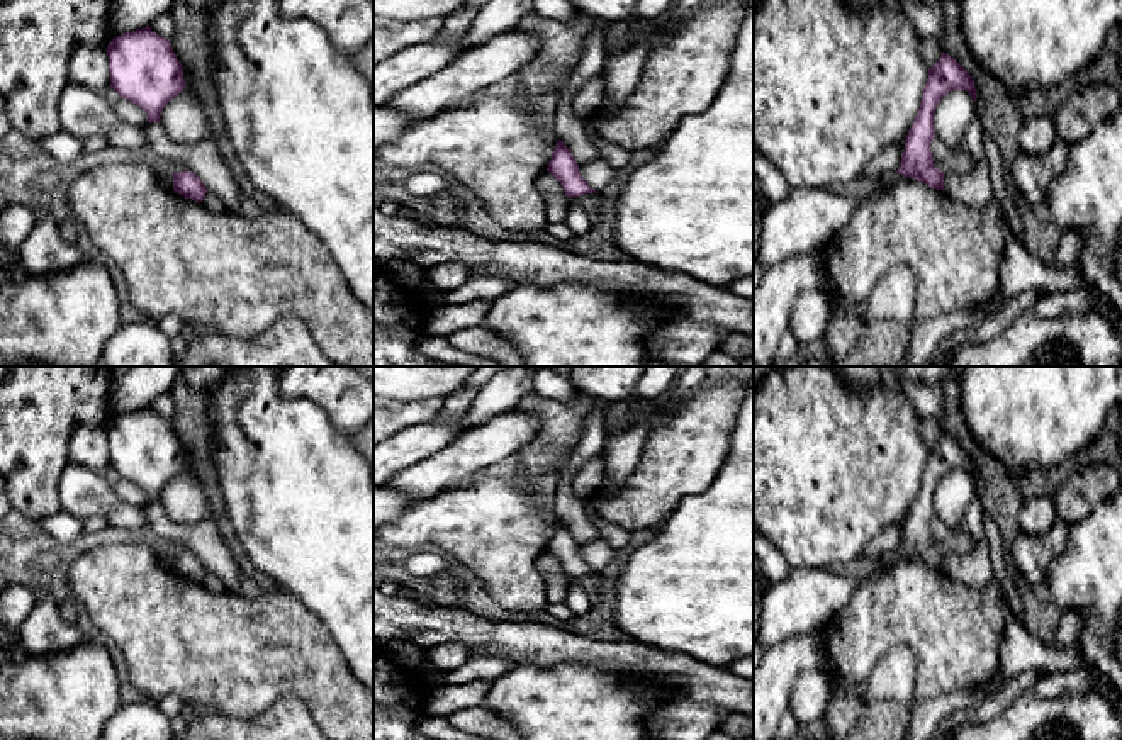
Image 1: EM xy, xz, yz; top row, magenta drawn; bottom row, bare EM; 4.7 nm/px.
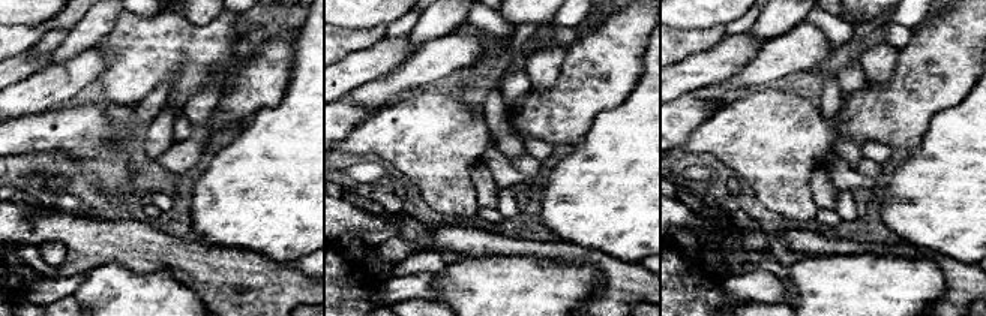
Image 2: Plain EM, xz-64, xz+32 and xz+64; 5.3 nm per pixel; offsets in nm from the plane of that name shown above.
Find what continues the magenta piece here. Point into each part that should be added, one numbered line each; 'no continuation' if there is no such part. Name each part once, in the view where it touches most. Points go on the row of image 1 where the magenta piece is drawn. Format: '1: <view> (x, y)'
no continuation

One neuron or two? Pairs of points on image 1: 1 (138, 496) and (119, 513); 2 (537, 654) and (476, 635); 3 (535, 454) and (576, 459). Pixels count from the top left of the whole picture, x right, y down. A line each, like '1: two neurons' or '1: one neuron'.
1: two neurons
2: one neuron
3: two neurons

